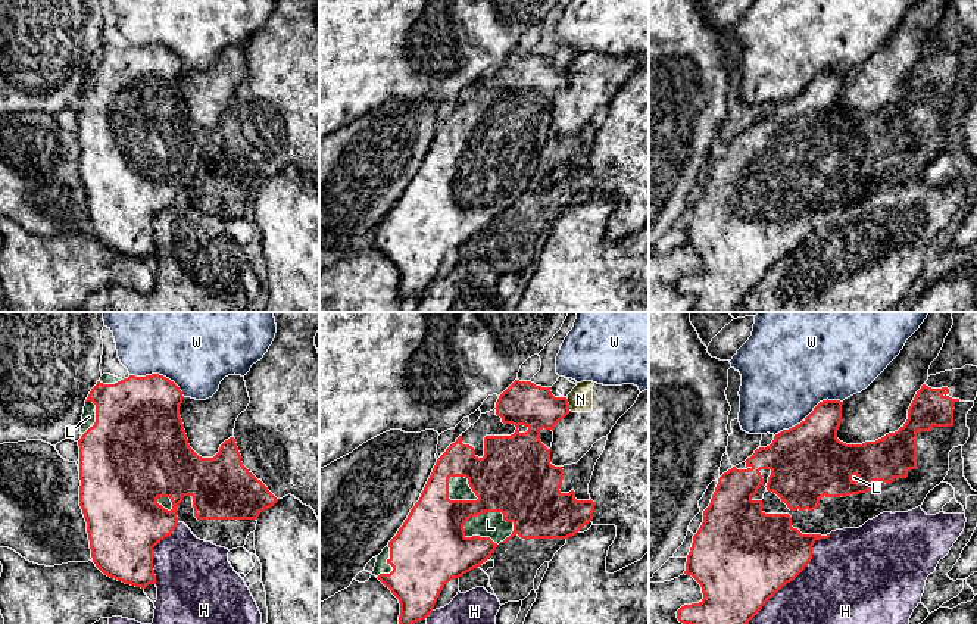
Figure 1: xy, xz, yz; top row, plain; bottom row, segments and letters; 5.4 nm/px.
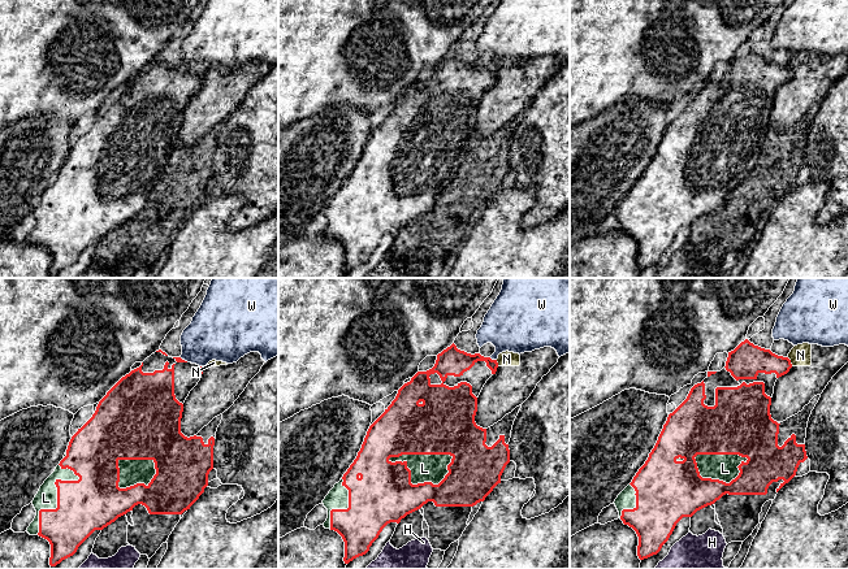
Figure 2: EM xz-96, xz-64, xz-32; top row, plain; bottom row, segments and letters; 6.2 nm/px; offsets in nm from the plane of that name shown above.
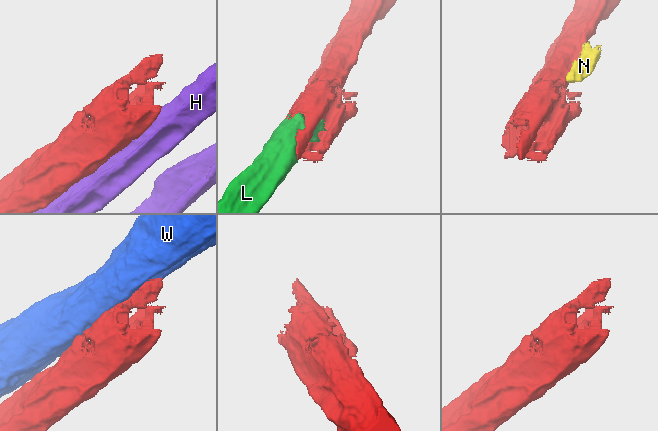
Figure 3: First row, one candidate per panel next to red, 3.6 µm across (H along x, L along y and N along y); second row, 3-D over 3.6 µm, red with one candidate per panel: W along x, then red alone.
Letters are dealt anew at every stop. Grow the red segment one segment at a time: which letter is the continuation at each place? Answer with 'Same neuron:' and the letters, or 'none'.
Same neuron: L

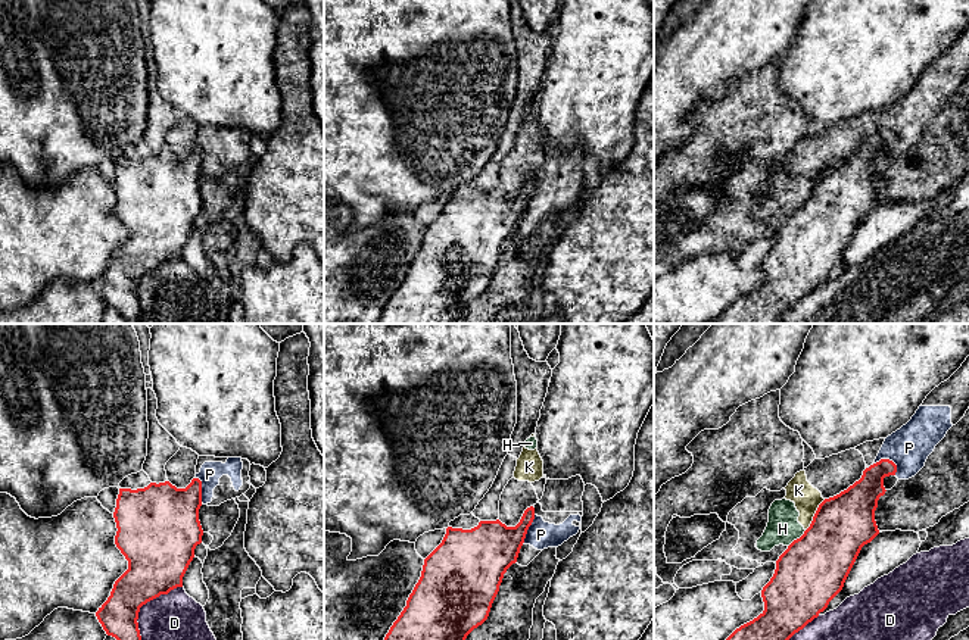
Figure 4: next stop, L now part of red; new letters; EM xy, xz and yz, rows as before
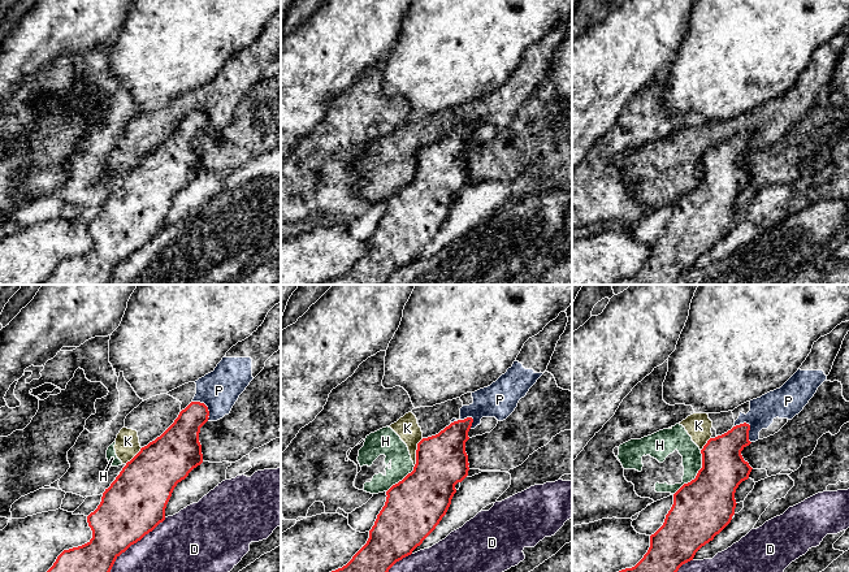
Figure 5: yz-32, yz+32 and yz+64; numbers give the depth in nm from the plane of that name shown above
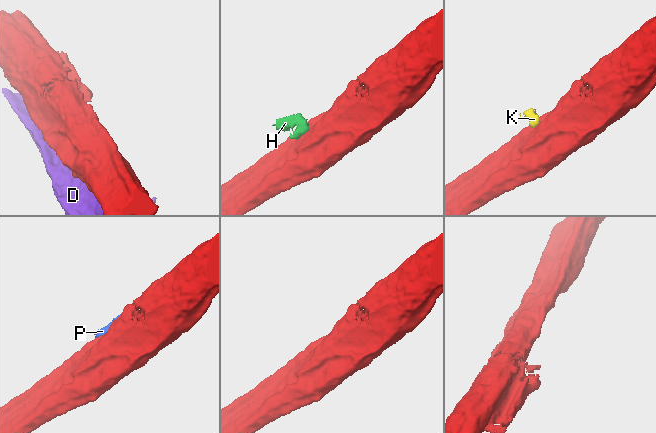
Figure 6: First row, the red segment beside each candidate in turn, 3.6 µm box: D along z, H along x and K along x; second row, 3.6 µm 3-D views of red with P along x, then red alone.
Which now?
Same neuron: none

